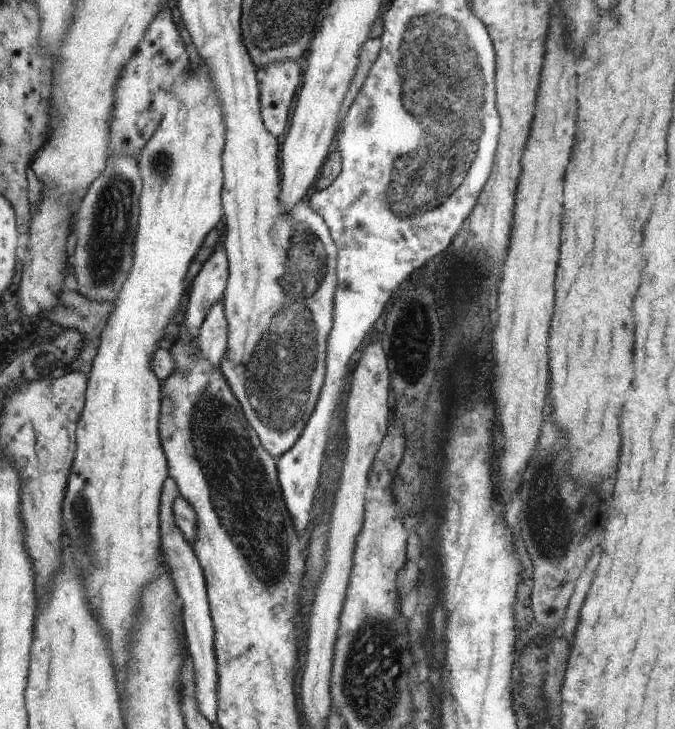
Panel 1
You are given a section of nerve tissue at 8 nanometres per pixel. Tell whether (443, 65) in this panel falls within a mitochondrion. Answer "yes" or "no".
yes

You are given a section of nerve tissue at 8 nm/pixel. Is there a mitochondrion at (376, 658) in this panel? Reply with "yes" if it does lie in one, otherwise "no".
yes

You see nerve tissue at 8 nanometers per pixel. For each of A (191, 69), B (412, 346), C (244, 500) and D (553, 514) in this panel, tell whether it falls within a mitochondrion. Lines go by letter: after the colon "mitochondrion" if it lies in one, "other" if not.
A: other
B: mitochondrion
C: mitochondrion
D: mitochondrion

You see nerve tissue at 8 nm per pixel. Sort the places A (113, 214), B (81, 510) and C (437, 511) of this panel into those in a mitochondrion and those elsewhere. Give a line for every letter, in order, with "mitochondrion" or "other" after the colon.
A: mitochondrion
B: mitochondrion
C: other

